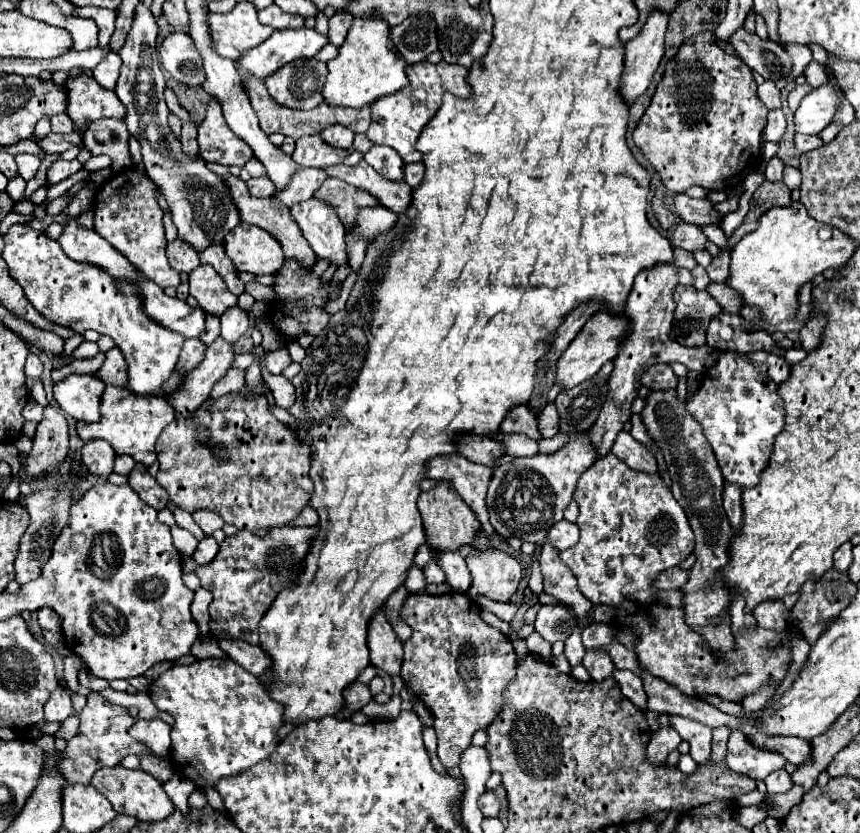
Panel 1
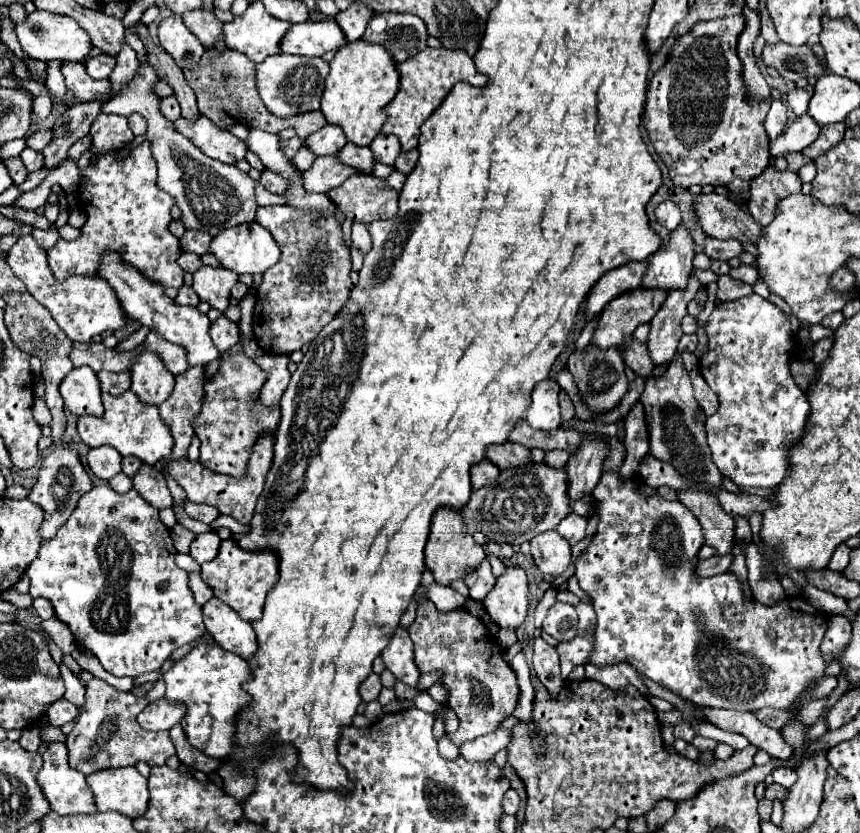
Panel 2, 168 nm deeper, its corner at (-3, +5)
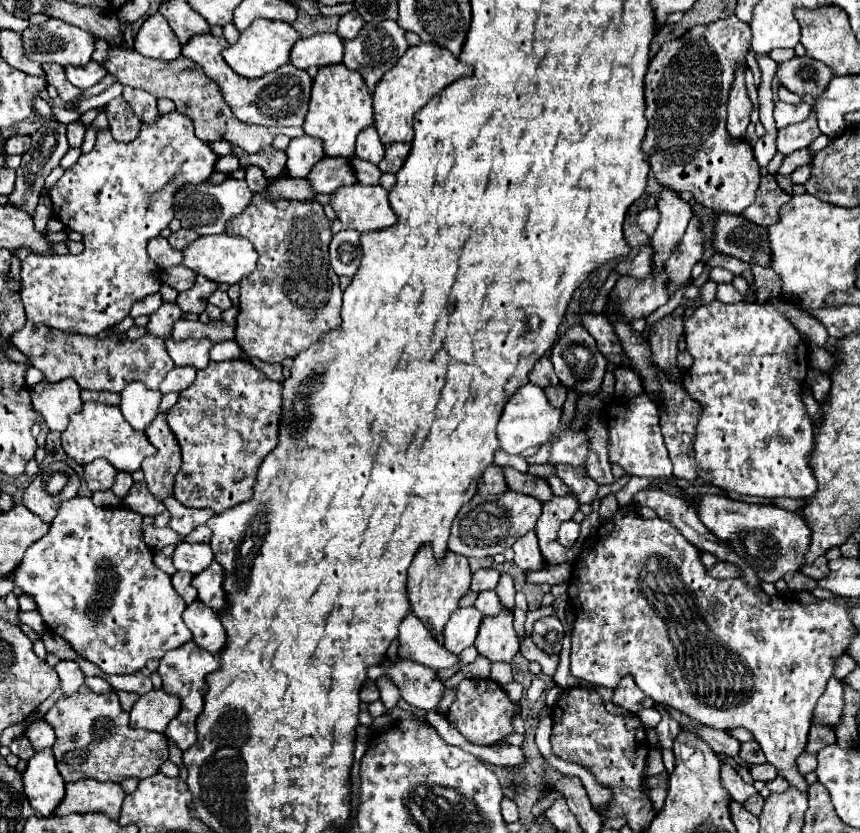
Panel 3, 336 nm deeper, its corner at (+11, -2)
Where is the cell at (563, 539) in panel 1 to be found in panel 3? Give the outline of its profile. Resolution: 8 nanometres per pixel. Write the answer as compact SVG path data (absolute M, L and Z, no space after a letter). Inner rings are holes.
M568 520L568 522L562 524L560 530L558 530L558 542L560 542L564 548L572 548L572 544L574 544L576 538L578 538L578 534L580 534L580 524Z

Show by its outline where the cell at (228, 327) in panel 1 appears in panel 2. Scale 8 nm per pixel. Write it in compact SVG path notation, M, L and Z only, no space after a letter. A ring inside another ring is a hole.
M220 315L212 325L210 325L210 337L220 353L232 349L240 339L238 339L238 325L228 321L224 315Z

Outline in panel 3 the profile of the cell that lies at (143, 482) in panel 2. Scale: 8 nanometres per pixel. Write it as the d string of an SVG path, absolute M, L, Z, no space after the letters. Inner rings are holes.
M134 482L128 496L124 498L124 504L130 510L134 510L138 514L144 514L144 516L156 516L156 514L162 514L166 510L164 504L148 492L146 482Z

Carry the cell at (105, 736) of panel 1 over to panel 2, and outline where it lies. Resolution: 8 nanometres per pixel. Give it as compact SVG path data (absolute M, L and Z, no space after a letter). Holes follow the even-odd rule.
M92 679L86 685L86 701L78 707L78 717L74 729L66 737L70 767L78 769L84 775L110 767L128 767L138 761L148 763L150 767L164 765L168 757L176 755L174 743L170 741L168 731L146 731L138 725L136 717L148 705L146 697L136 697L134 693L122 693L102 679Z

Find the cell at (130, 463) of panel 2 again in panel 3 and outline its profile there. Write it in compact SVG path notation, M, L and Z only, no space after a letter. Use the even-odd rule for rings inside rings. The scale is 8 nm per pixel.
M118 472L116 474L116 480L114 480L114 486L112 486L112 492L116 496L124 498L128 494L128 490L130 490L132 484L134 484L134 480L132 480L132 476L128 472Z

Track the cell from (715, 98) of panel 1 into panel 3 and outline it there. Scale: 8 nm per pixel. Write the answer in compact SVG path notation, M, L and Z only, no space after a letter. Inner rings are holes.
M730 16L726 20L716 20L714 24L708 26L694 26L682 38L662 44L658 54L650 60L644 78L648 130L642 142L642 150L650 158L654 178L664 188L670 188L674 192L688 190L706 208L712 208L716 212L728 212L728 214L740 214L744 208L748 208L756 198L756 188L760 182L760 166L754 160L752 154L754 150L750 142L734 140L726 132L726 102L734 78L732 74L736 64L744 62L746 50L750 48L750 38L752 38L750 26L738 20L736 16Z

